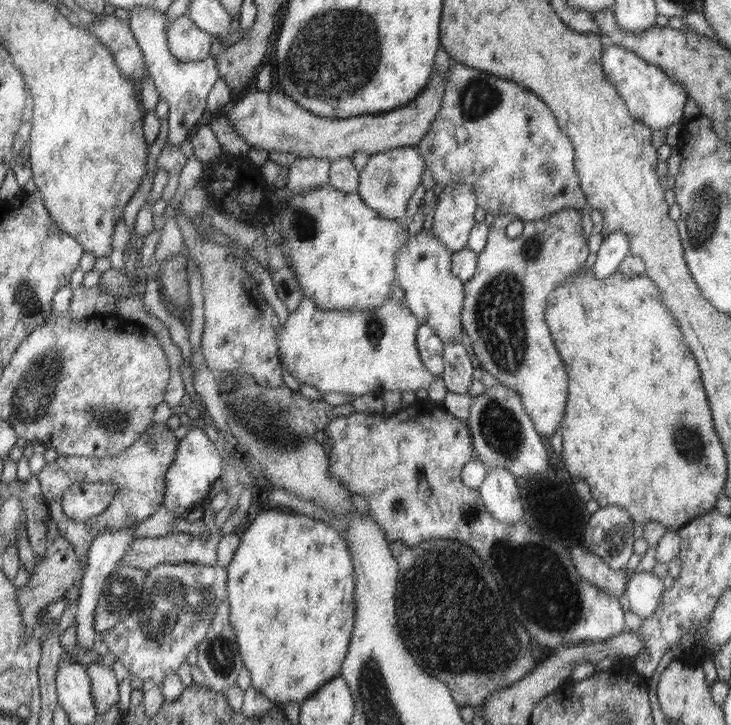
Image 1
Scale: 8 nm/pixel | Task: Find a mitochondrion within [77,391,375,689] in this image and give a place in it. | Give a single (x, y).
(169, 601)

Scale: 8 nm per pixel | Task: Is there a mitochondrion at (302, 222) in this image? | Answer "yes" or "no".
yes

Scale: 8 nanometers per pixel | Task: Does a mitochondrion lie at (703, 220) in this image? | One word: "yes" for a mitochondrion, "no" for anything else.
yes

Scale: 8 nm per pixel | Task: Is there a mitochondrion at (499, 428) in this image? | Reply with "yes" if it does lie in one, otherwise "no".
yes

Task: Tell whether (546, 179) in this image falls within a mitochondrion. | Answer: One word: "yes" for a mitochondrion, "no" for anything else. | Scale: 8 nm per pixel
yes

